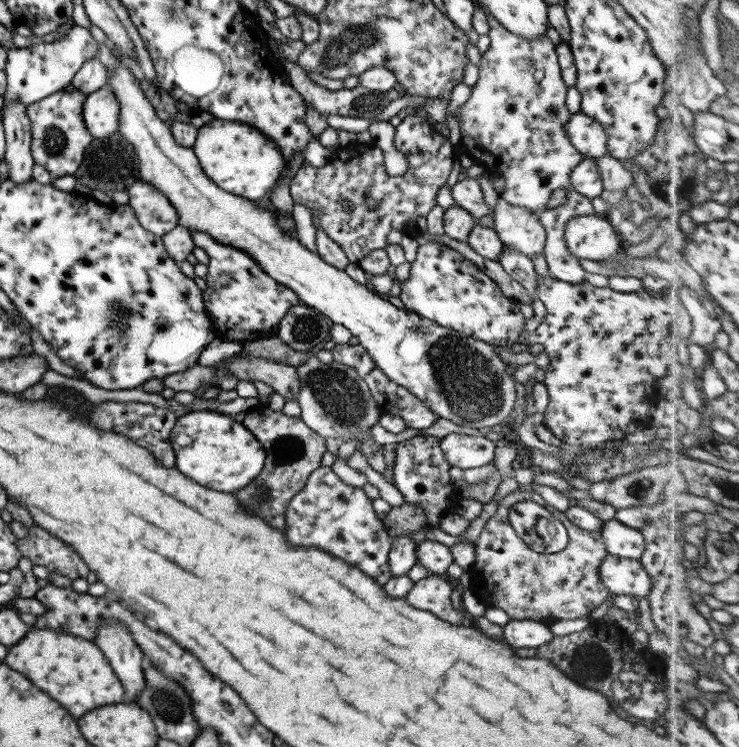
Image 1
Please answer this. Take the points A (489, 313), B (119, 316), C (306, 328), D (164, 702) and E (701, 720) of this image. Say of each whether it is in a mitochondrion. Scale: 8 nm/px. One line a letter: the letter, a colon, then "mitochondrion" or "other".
A: other
B: mitochondrion
C: mitochondrion
D: mitochondrion
E: other

